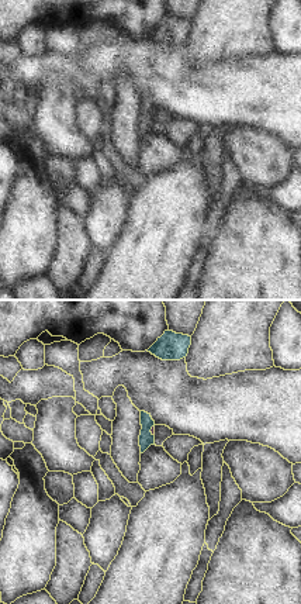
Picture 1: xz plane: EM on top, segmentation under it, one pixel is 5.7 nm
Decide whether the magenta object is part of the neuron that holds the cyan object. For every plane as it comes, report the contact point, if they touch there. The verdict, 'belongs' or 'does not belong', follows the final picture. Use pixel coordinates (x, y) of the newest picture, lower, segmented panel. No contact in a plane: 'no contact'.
contact (149, 431)

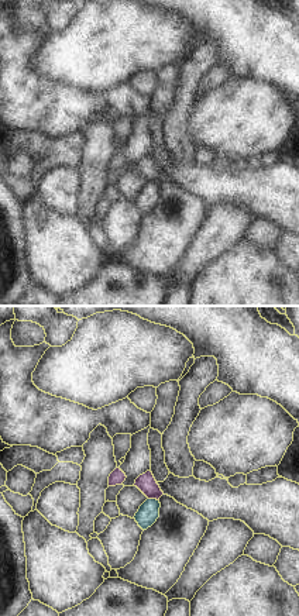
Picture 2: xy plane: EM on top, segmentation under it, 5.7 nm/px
contact (154, 499)

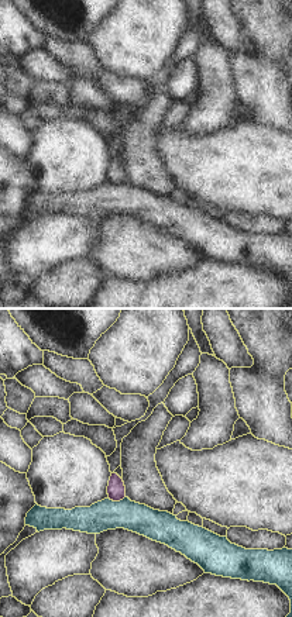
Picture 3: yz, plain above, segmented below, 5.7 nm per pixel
contact (116, 502)

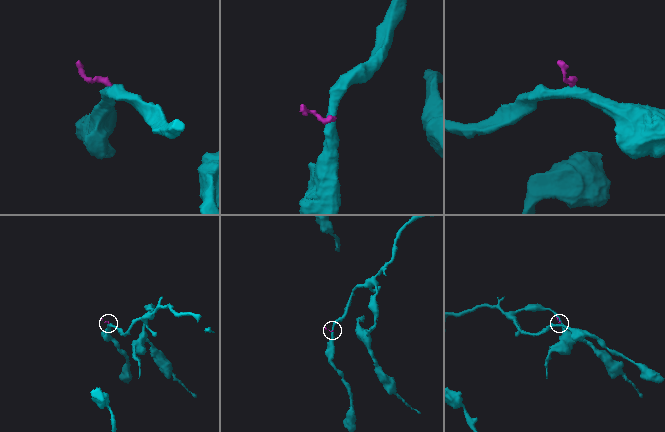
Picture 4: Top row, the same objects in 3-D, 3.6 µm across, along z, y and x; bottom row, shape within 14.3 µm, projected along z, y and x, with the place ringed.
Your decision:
does not belong

